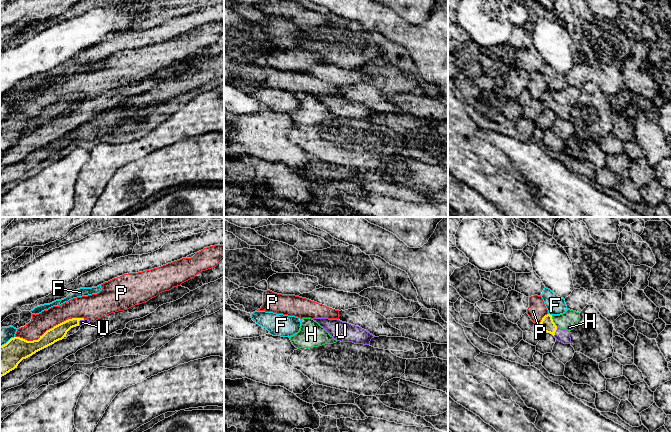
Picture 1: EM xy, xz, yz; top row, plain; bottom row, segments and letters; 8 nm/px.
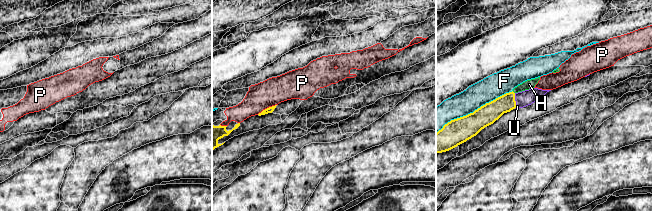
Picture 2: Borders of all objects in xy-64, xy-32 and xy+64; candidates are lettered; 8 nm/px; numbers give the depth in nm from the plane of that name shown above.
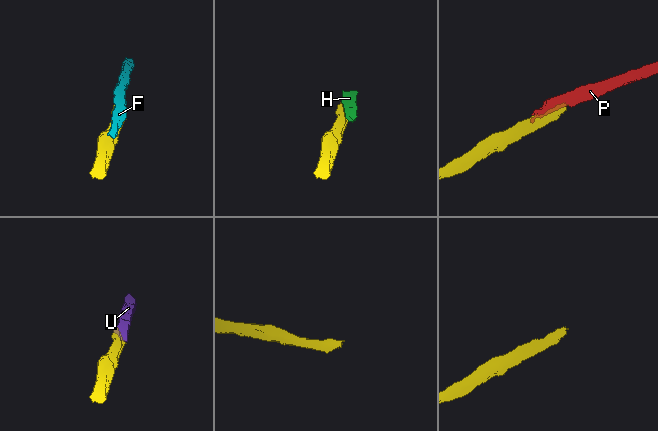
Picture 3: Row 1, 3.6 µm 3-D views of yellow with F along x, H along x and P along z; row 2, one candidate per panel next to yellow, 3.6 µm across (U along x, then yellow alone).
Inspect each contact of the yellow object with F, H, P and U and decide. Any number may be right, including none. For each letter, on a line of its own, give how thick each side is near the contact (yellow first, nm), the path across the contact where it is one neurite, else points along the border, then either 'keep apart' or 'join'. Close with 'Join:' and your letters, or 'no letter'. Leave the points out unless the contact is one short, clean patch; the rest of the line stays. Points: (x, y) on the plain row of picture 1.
F: calibres 100 and 150 nm; keep apart
H: calibres 100 and 140 nm; keep apart
P: calibres 140 and 160 nm; keep apart
U: calibres 100 and 100 nm; way yz (548, 101), (555, 107), (561, 111); join
Join: U

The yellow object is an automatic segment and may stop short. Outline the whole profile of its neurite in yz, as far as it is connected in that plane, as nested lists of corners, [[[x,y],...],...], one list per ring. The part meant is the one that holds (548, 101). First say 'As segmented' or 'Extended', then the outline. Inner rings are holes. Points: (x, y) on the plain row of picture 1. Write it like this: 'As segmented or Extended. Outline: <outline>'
Extended. Outline: [[[545,91],[540,98],[544,108],[552,110],[556,116],[564,119],[570,120],[570,107],[558,104],[553,98],[552,91]]]

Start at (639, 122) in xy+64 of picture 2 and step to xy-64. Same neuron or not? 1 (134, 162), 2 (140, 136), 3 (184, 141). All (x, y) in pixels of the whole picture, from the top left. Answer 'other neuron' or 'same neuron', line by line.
1: other neuron
2: same neuron
3: other neuron

